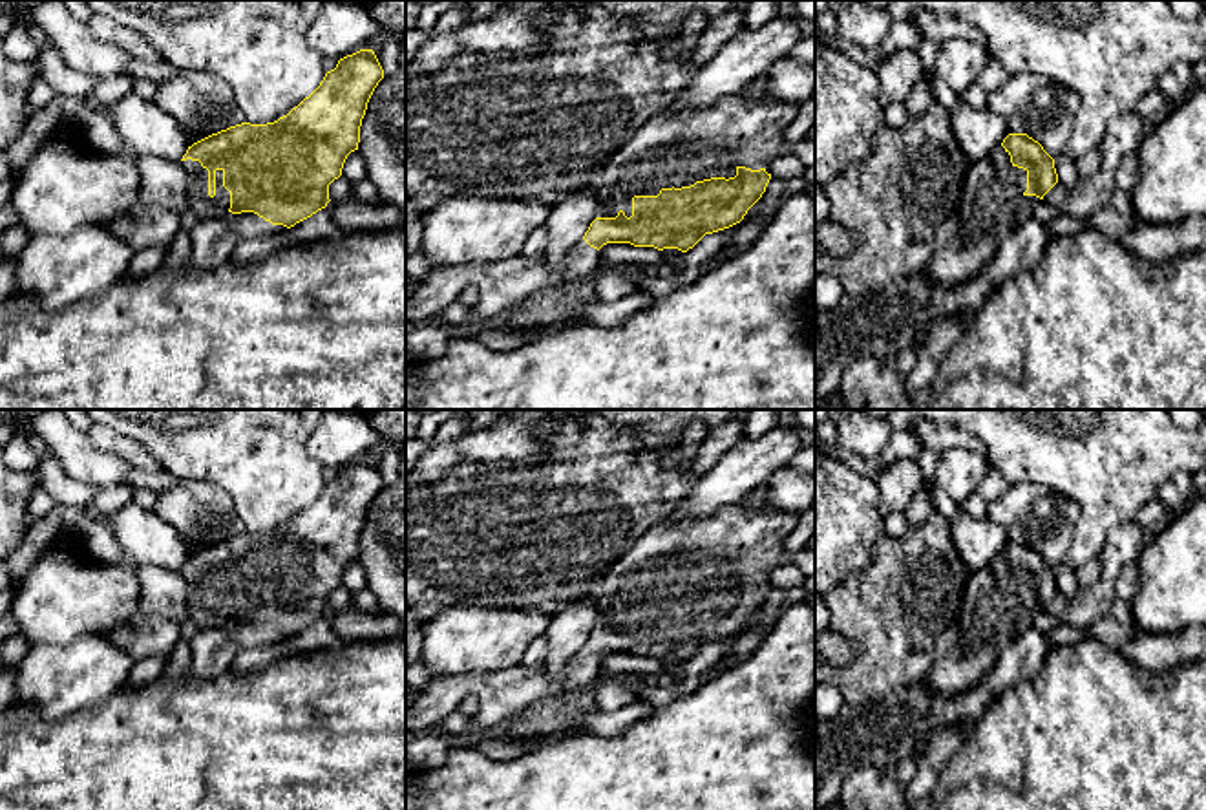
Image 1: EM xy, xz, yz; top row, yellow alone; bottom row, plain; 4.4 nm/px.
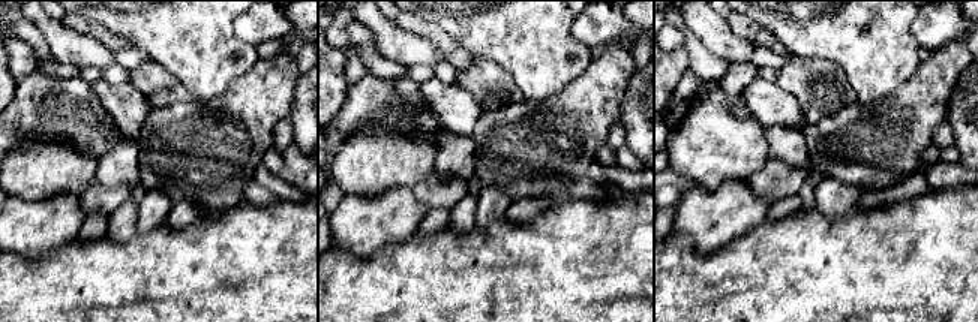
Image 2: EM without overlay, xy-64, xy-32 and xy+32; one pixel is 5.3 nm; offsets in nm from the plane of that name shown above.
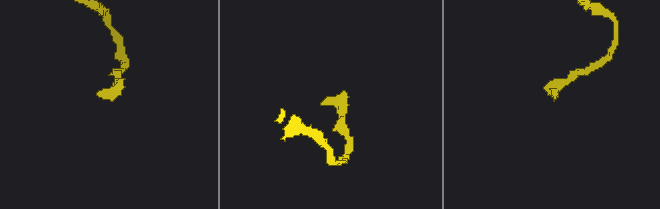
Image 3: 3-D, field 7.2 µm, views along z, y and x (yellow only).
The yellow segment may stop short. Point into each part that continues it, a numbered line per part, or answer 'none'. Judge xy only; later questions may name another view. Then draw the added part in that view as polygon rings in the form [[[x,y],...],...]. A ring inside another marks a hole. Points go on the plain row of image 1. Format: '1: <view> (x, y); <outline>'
1: xy (245, 635); [[[181,570],[188,589],[188,618],[199,631],[219,631],[234,640],[241,649],[267,647],[287,640],[283,634],[272,634],[254,622],[232,623],[230,602],[223,596],[223,580],[216,580],[216,605],[208,605],[208,580],[199,570]]]

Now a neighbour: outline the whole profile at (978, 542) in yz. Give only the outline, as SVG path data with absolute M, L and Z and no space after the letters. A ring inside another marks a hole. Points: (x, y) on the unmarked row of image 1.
M961 514L950 519L950 536L963 565L970 572L989 567L990 561L1001 556L1003 549L1010 543L1005 528L987 516L974 519Z

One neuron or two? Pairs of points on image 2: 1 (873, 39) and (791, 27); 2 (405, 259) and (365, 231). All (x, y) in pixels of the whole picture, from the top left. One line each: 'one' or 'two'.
1: one
2: two

